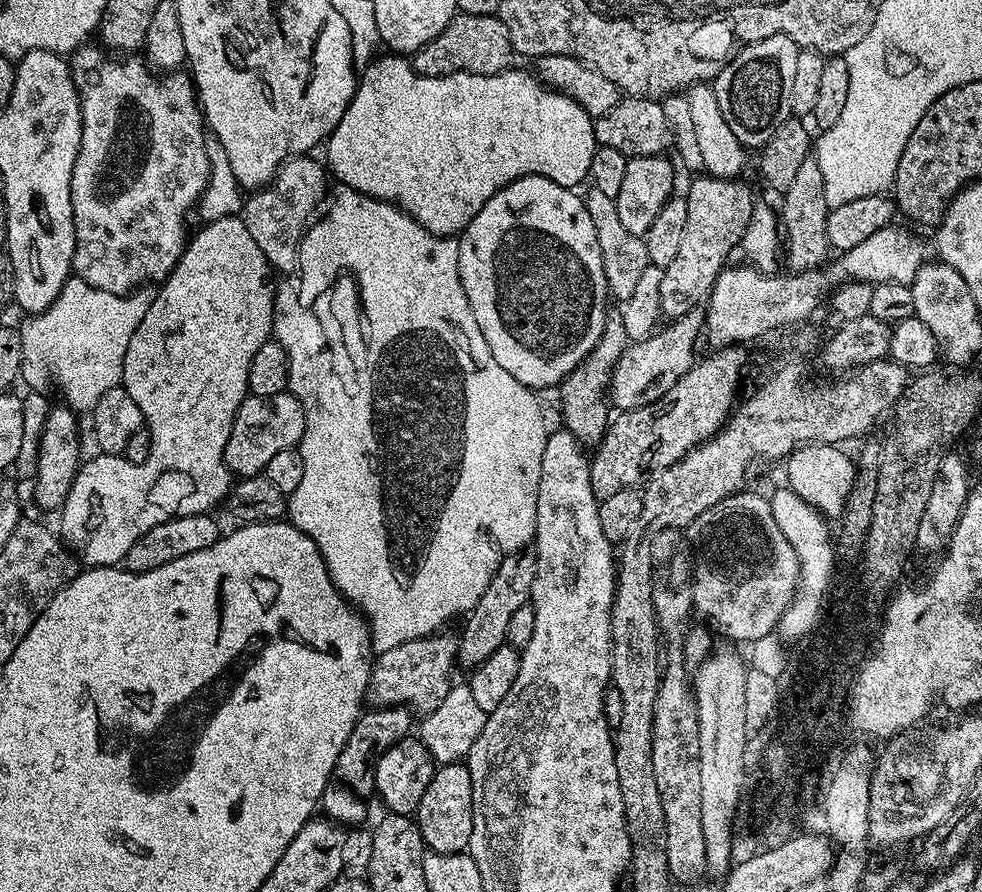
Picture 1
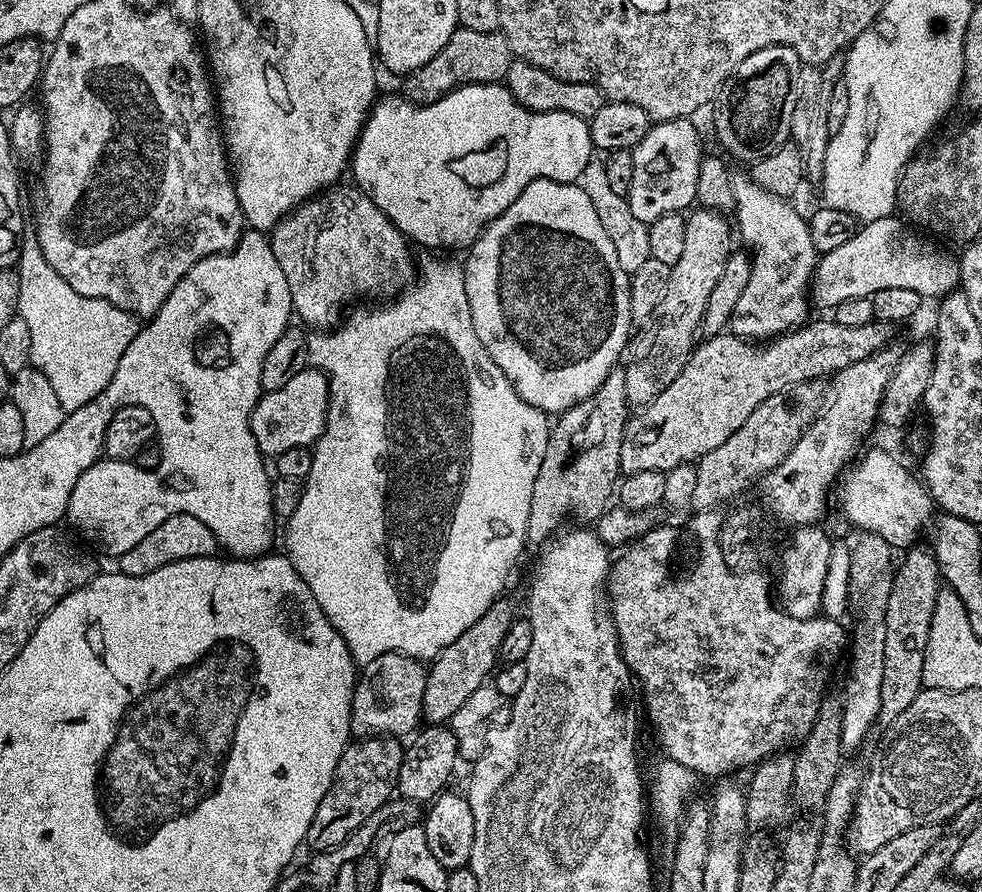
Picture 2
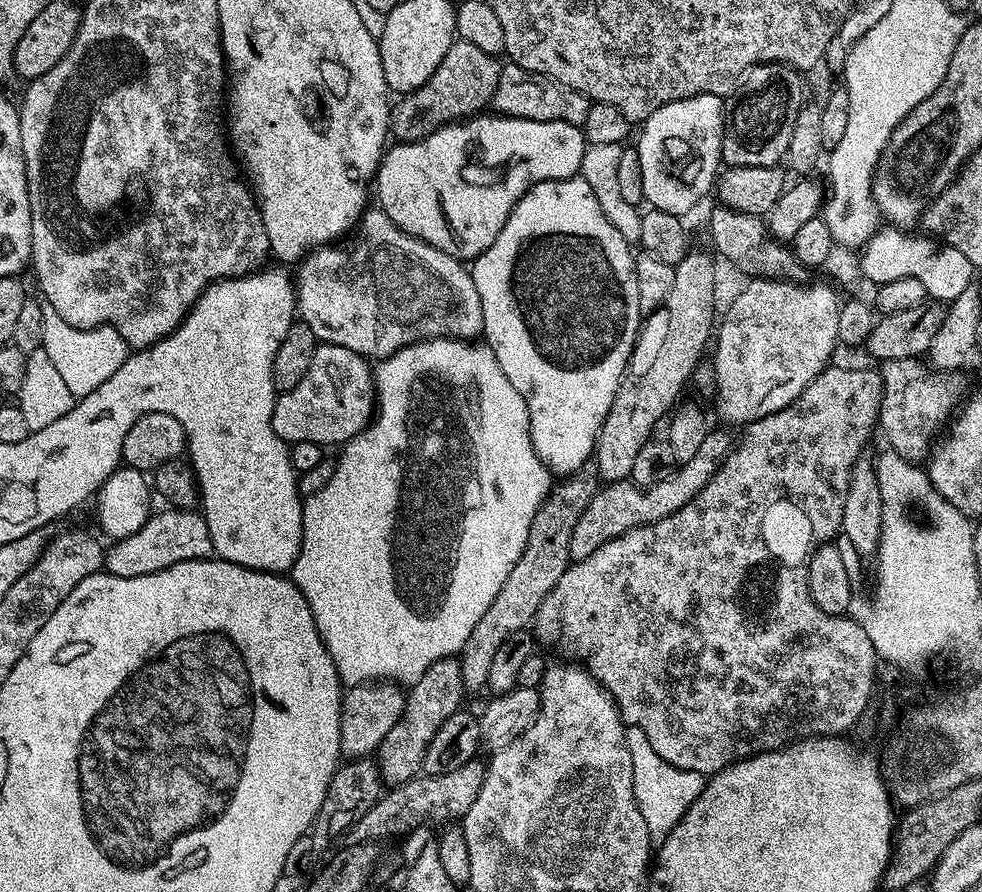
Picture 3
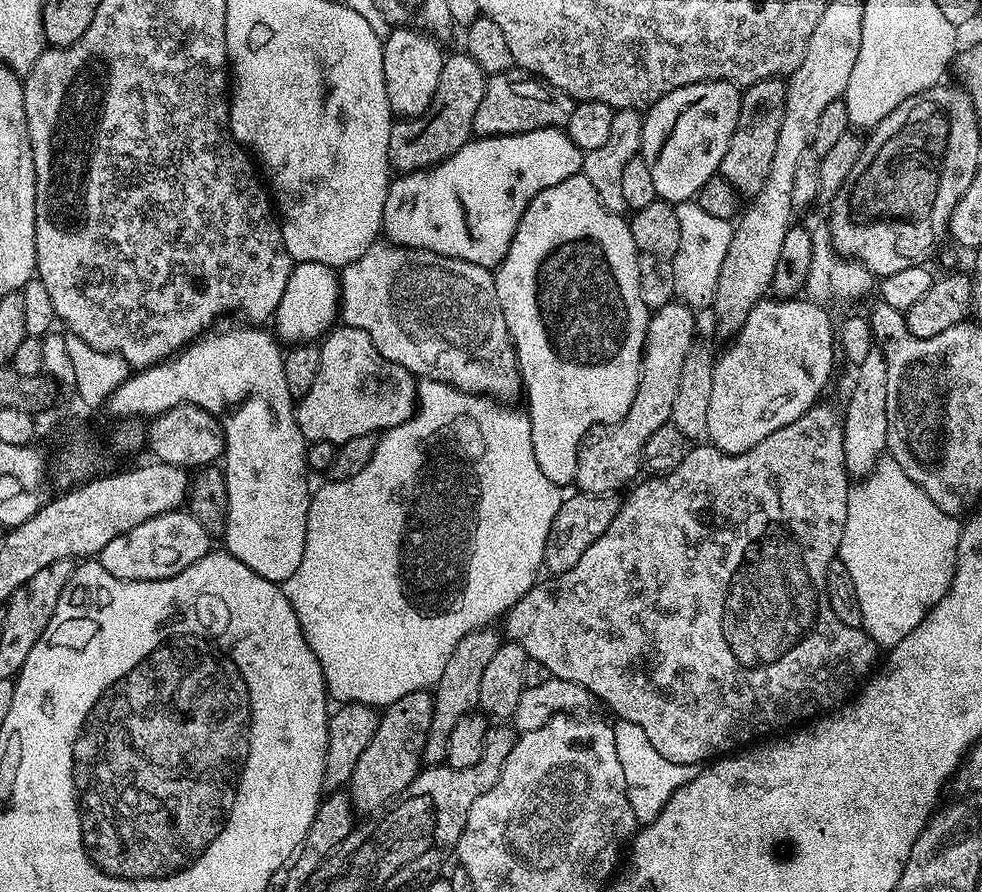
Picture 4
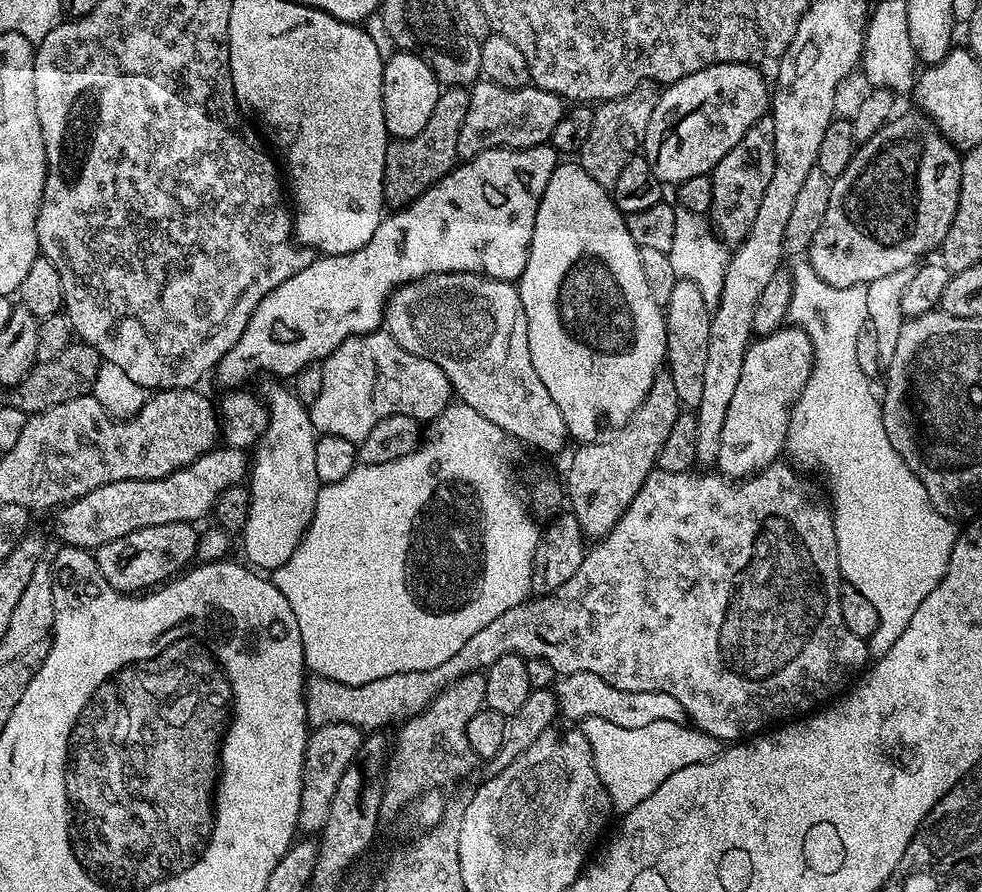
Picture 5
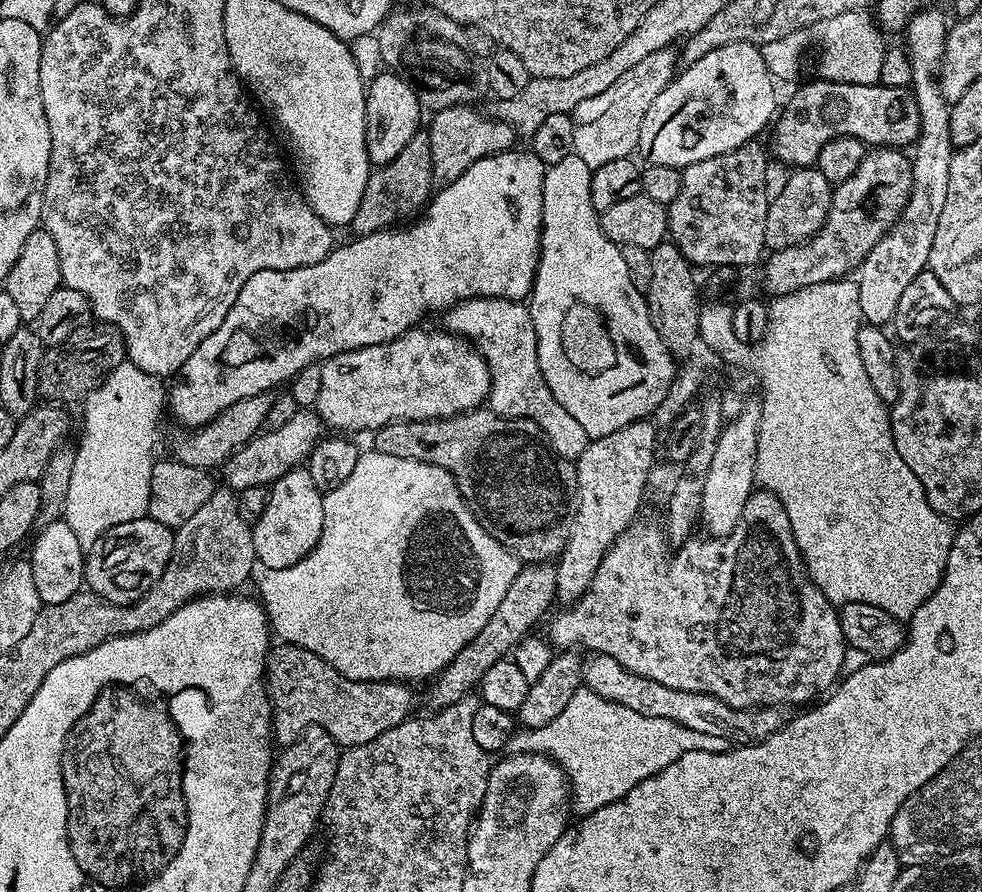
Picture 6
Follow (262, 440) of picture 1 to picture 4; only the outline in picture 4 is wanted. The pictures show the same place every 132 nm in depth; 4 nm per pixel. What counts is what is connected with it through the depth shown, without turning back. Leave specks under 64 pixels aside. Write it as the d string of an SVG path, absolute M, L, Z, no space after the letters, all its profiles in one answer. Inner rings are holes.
M336 326L323 337L319 345L321 362L314 384L296 404L298 430L302 430L305 441L330 442L334 445L350 442L350 438L371 436L406 422L418 407L418 380L406 366L390 362L378 354L374 342L364 330L347 326Z

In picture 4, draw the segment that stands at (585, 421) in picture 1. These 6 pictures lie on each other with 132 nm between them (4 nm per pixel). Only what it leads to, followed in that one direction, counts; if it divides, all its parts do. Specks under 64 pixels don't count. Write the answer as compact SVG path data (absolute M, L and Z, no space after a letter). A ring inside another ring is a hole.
M489 626L474 630L466 634L466 638L458 642L458 646L454 646L454 654L450 654L450 662L446 662L446 670L442 670L442 678L434 689L434 722L430 722L430 734L424 747L425 765L440 766L445 763L444 755L450 730L454 730L458 718L462 718L479 705L478 690L482 686L482 673L486 671L486 662L494 658L494 653L502 643L501 633L497 629L496 633L494 629L495 627Z

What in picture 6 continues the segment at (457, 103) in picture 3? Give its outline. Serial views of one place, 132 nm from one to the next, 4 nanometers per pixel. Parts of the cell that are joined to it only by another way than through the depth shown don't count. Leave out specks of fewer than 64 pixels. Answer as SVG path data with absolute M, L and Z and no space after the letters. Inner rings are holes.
M417 134L411 142L388 164L377 167L368 177L368 186L364 191L364 201L352 222L351 231L356 231L357 237L368 236L372 232L382 232L393 227L399 216L408 216L429 203L433 191L434 163L432 161L432 146L427 135Z

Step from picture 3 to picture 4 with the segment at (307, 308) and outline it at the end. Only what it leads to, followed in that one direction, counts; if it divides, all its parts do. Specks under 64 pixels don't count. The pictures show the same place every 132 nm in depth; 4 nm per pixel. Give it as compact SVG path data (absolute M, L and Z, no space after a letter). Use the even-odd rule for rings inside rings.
M377 242L370 246L370 250L366 250L366 254L362 254L362 258L358 258L346 267L339 269L338 279L340 281L339 319L347 327L364 330L370 336L370 342L374 342L378 354L382 354L382 358L406 366L406 370L410 370L412 375L417 378L441 380L444 384L450 384L463 392L472 392L475 396L490 396L501 402L512 402L515 401L512 399L516 395L518 397L521 395L522 385L518 362L516 361L516 351L512 345L510 330L506 326L506 318L502 314L502 306L498 302L496 277L489 269L474 266L474 262L462 262L462 258L450 258L442 254L434 254L425 248L407 248L391 242Z

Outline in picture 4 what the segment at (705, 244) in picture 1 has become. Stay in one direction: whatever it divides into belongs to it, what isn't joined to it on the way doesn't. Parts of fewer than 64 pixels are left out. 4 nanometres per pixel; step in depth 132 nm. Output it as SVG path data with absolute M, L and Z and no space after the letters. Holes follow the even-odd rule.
M683 302L668 303L651 313L634 402L630 402L630 410L626 410L619 422L605 431L608 432L605 436L598 437L593 444L585 443L576 453L574 484L579 491L616 494L621 491L619 488L623 484L631 485L637 479L636 471L641 471L644 447L650 434L672 419L674 398L678 395L678 382L682 378L682 365L686 362L686 354L690 354L694 346L695 315L697 313Z

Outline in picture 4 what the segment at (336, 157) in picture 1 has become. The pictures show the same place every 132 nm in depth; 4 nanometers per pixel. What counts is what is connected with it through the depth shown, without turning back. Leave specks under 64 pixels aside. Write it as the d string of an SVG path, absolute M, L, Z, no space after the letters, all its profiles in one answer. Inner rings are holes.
M558 128L530 130L526 134L514 134L513 136L482 136L473 138L468 143L463 144L457 152L450 154L450 158L446 158L441 164L436 164L433 168L424 168L421 172L405 172L397 175L389 183L388 193L386 194L386 206L384 207L382 232L393 244L401 244L407 248L425 248L434 254L442 254L450 258L462 258L462 262L474 262L474 266L495 270L499 268L510 250L510 242L518 230L518 222L522 218L526 206L530 206L530 202L542 190L546 190L550 186L558 186L558 182L562 182L571 176L581 175L583 167L584 151L578 146L574 146L574 142L570 142L567 131Z

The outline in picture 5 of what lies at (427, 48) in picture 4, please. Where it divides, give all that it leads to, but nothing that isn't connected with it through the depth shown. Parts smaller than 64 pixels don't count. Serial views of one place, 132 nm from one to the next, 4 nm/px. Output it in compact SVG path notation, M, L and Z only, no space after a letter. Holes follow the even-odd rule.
M397 50L387 57L382 74L382 110L389 137L405 140L418 134L418 130L430 122L441 91L442 85L423 55Z

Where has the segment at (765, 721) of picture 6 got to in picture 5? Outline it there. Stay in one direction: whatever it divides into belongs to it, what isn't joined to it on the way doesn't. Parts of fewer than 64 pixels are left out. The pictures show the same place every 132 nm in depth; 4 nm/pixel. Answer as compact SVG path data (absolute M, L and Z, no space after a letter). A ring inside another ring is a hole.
M579 672L569 676L560 676L555 681L556 706L561 717L568 722L582 722L586 718L606 718L606 722L614 722L614 726L622 726L626 730L638 730L638 726L650 726L650 722L685 723L687 716L684 707L670 694L661 692L631 692L618 690L610 686L598 674Z

